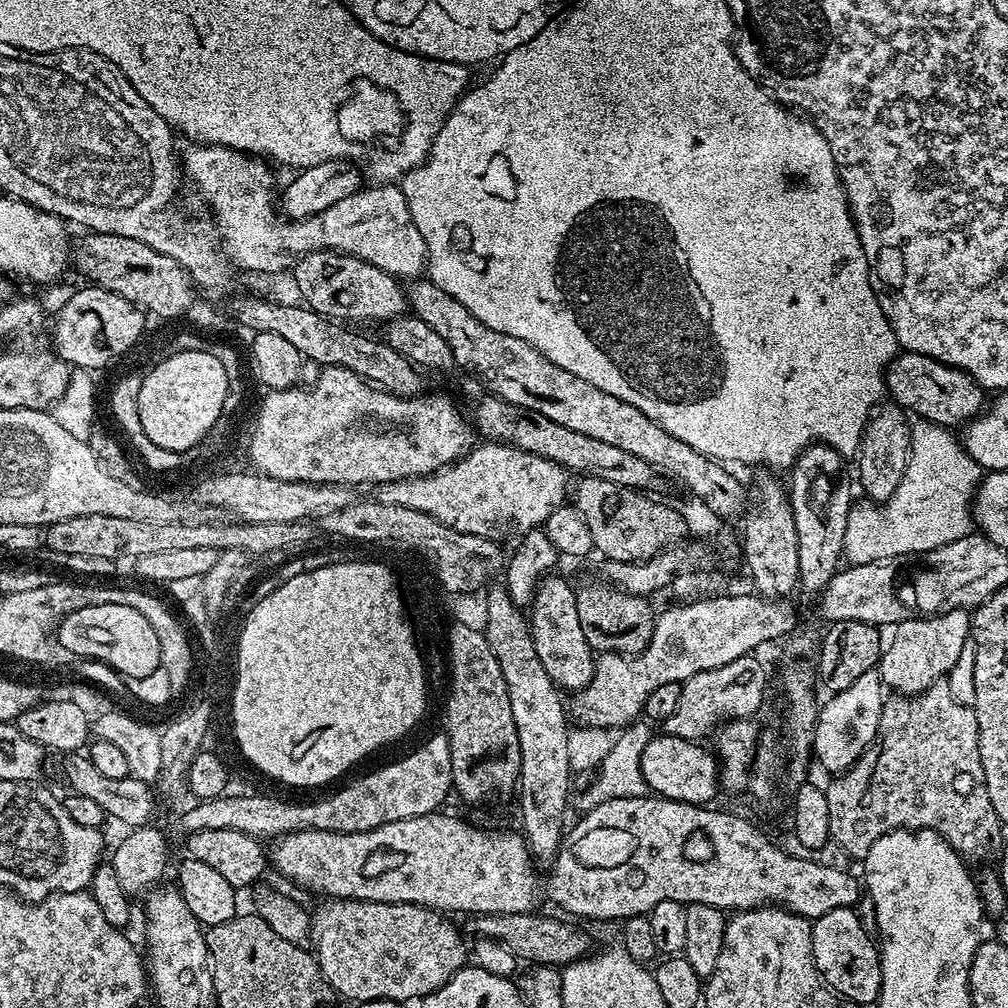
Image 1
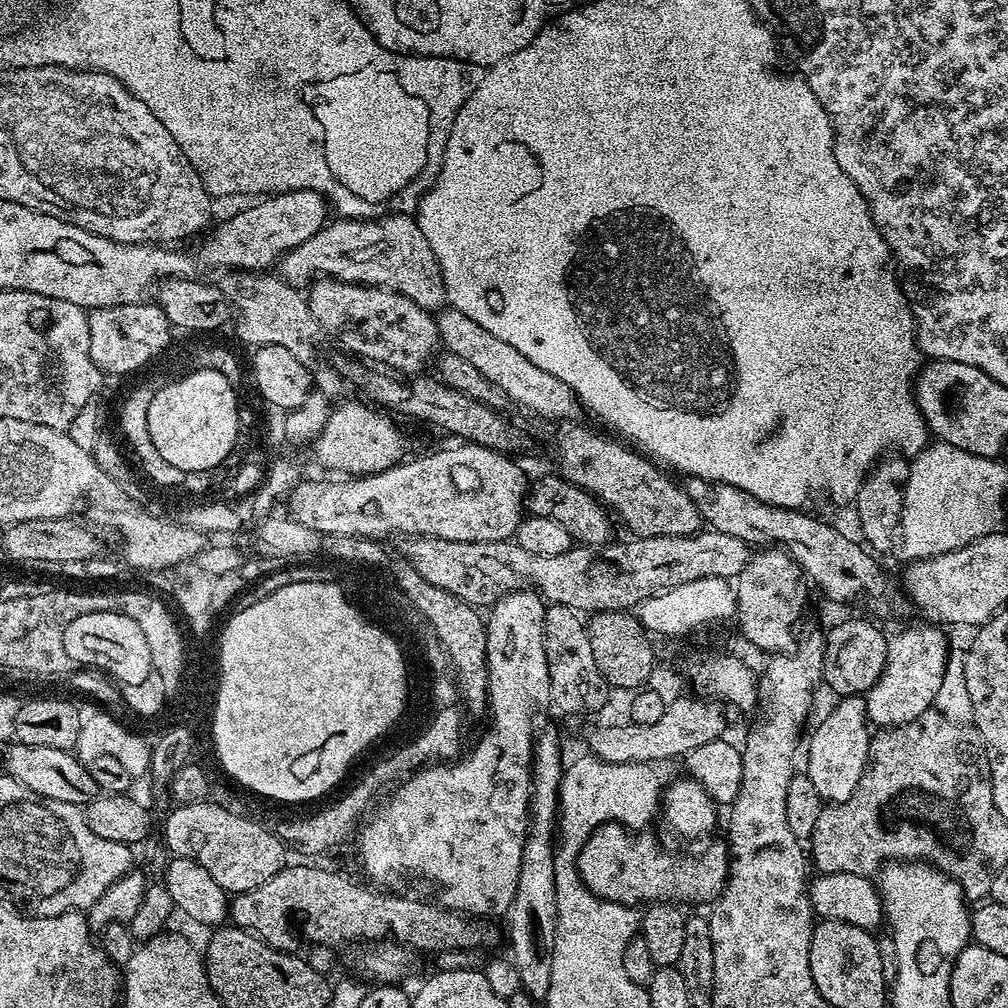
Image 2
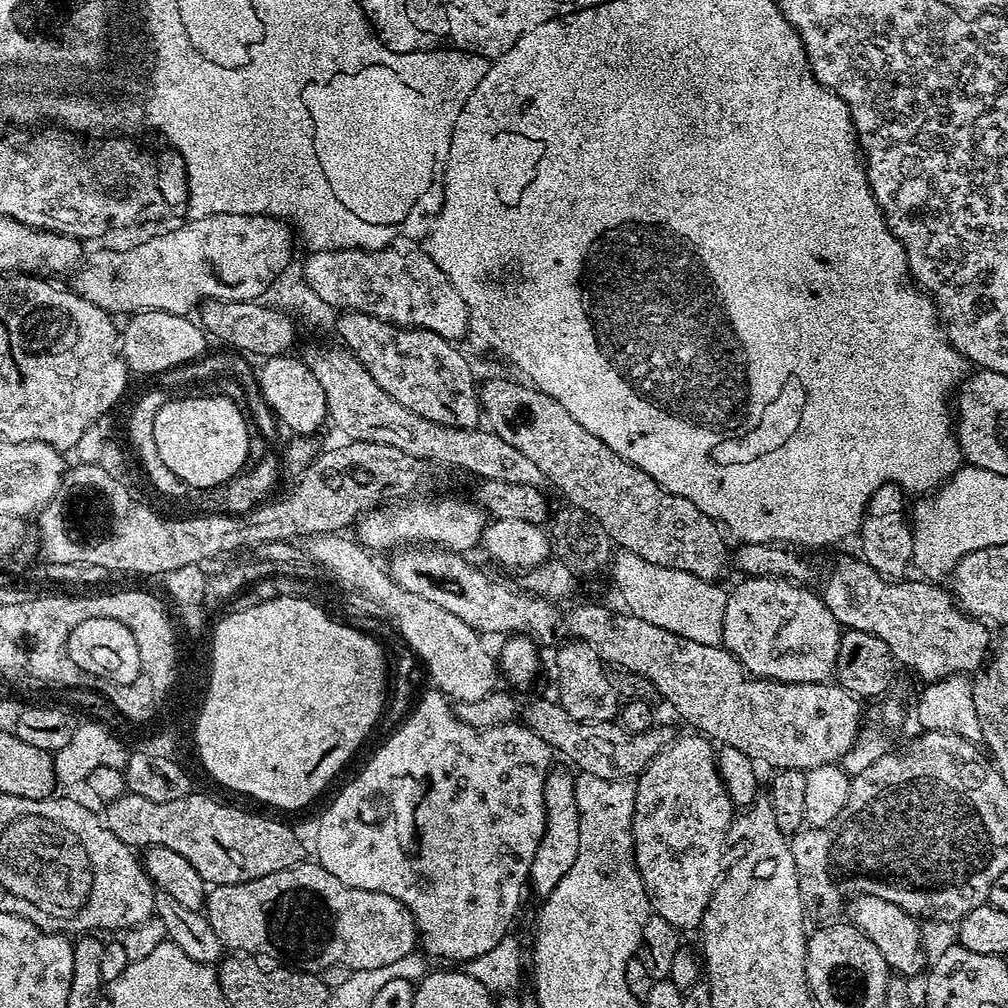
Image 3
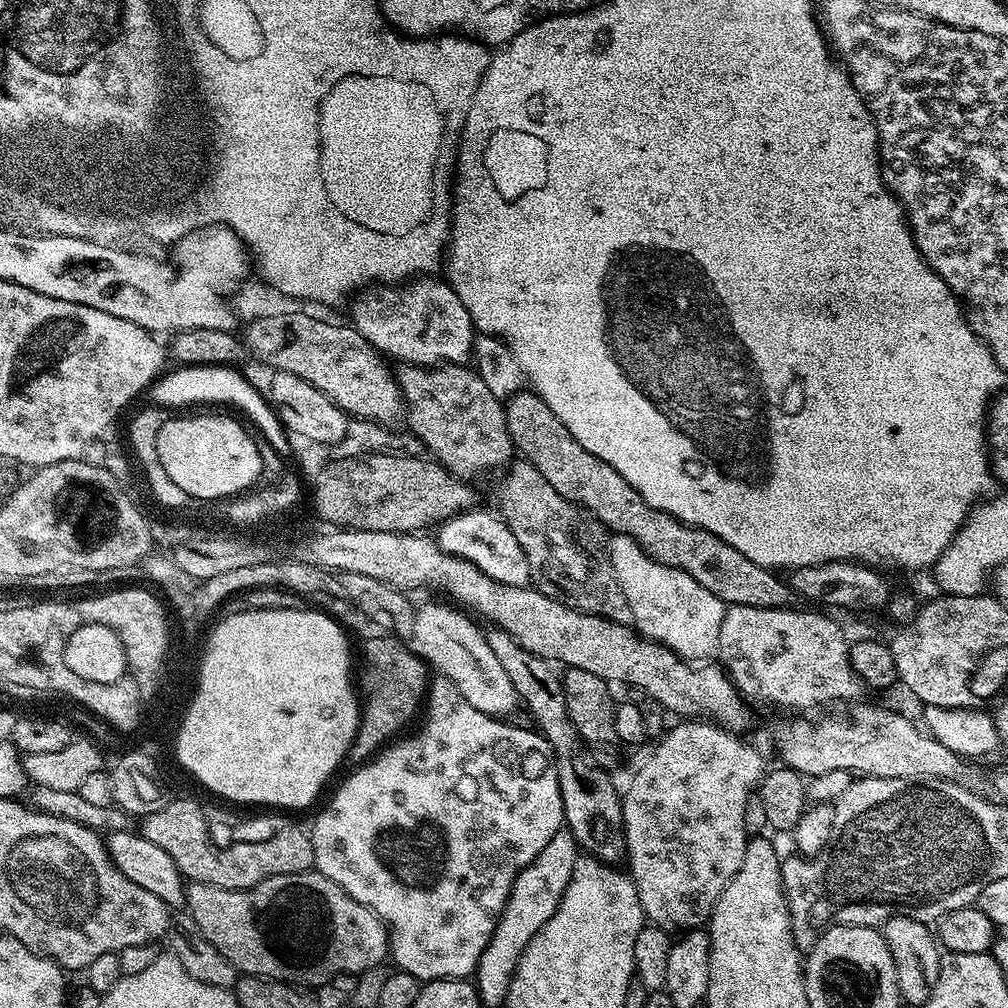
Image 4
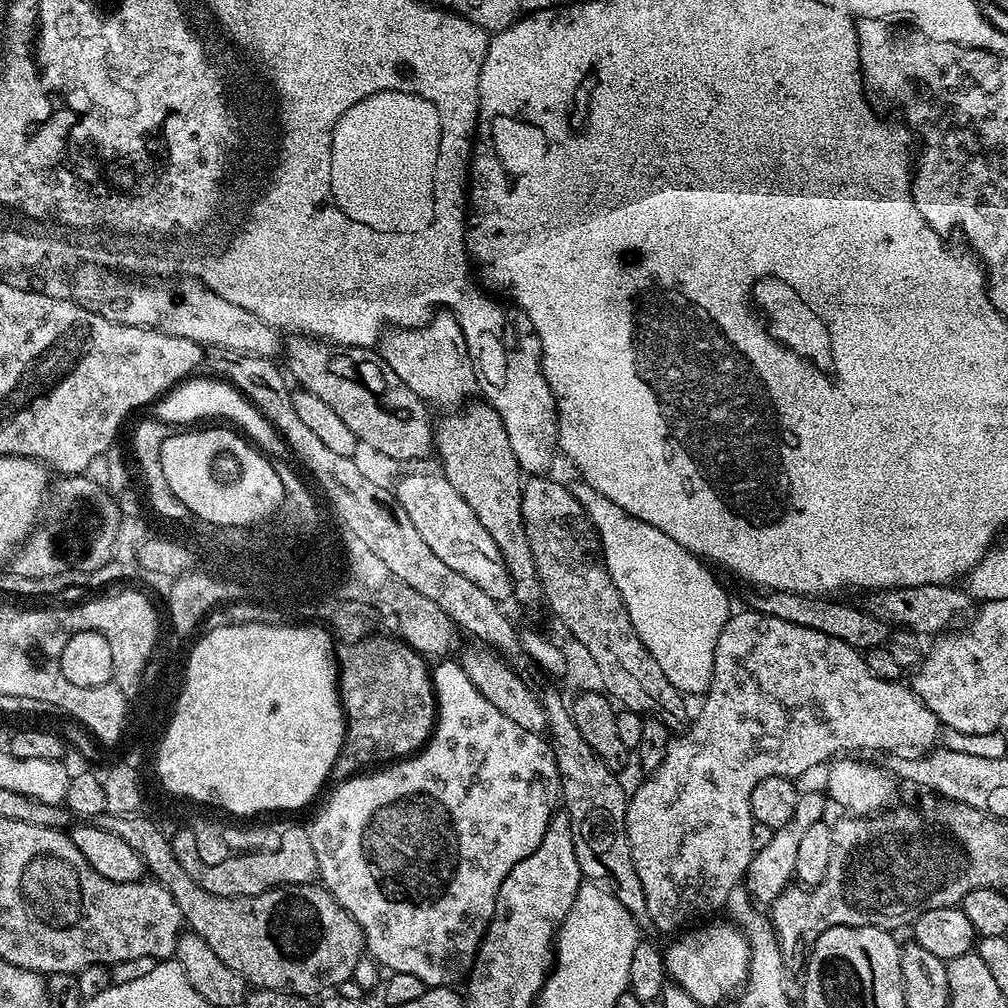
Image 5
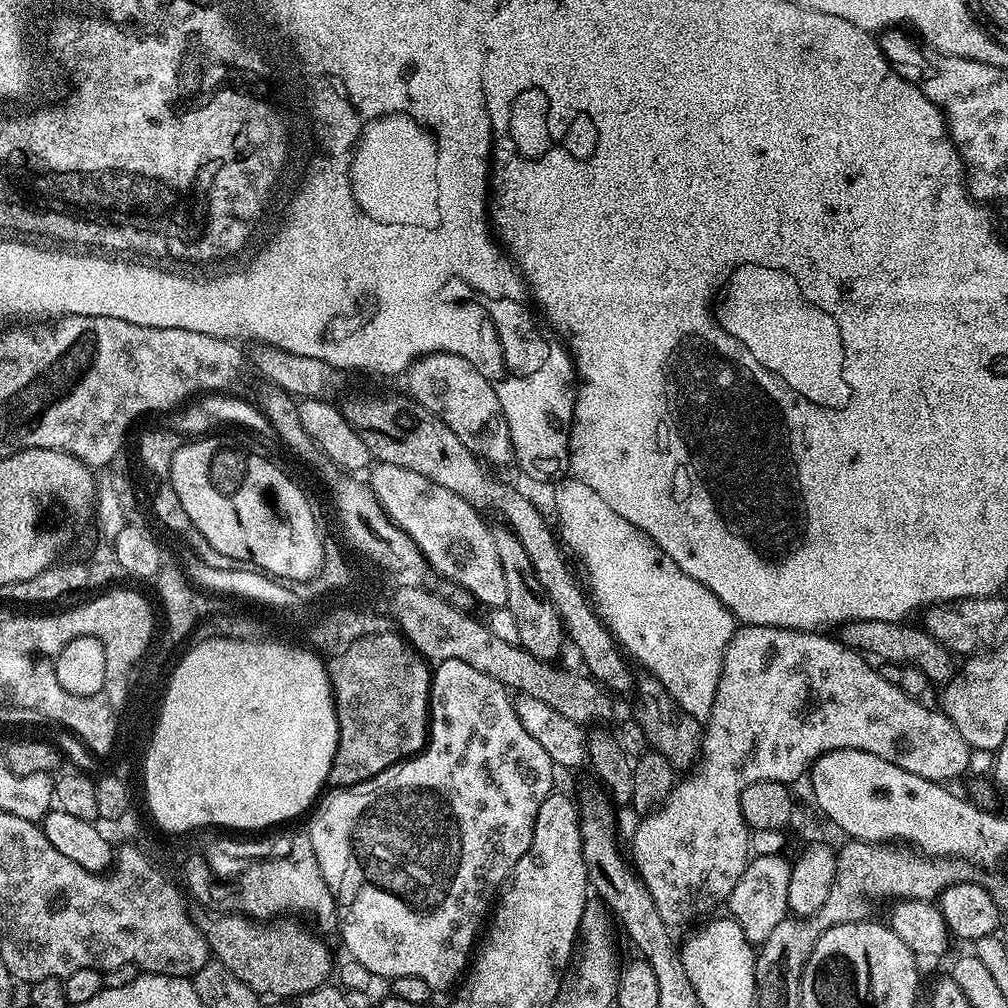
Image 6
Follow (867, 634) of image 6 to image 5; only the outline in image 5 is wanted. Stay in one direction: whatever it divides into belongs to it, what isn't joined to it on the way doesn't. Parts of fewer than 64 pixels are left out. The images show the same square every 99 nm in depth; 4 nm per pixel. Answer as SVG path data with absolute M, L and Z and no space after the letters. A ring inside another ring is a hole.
M768 592L760 594L754 604L755 611L773 616L774 618L782 618L782 622L794 622L798 626L810 626L810 630L822 630L822 634L830 634L830 638L838 638L842 642L846 642L846 646L857 650L867 650L870 648L883 648L889 640L890 626L886 622L882 622L878 618L874 618L872 613L863 607L855 608L852 604L839 604L836 598L821 598L819 596L803 596L802 594L794 594L793 592Z

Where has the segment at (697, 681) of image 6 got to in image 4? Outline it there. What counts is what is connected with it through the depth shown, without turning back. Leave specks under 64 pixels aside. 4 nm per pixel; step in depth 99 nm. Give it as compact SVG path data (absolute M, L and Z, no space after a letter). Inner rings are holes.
M613 535L608 541L608 553L614 566L614 574L622 586L622 594L626 594L626 602L630 602L632 624L641 636L654 640L657 644L665 644L671 652L677 652L682 659L689 662L708 662L717 655L718 634L722 630L726 605L714 598L714 594L706 590L706 586L694 582L690 574L666 566L649 556L632 536Z

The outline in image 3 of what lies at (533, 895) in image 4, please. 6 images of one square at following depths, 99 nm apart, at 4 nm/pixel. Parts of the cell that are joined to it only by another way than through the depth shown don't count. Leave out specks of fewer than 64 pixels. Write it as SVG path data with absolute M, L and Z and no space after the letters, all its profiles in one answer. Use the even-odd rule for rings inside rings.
M556 762L549 768L544 787L544 805L546 826L542 834L542 842L538 842L538 854L534 854L534 862L530 866L528 875L531 891L536 891L537 897L540 898L551 894L554 886L562 882L562 874L566 874L566 870L574 866L574 857L578 854L580 811L576 801L576 776L567 763Z

